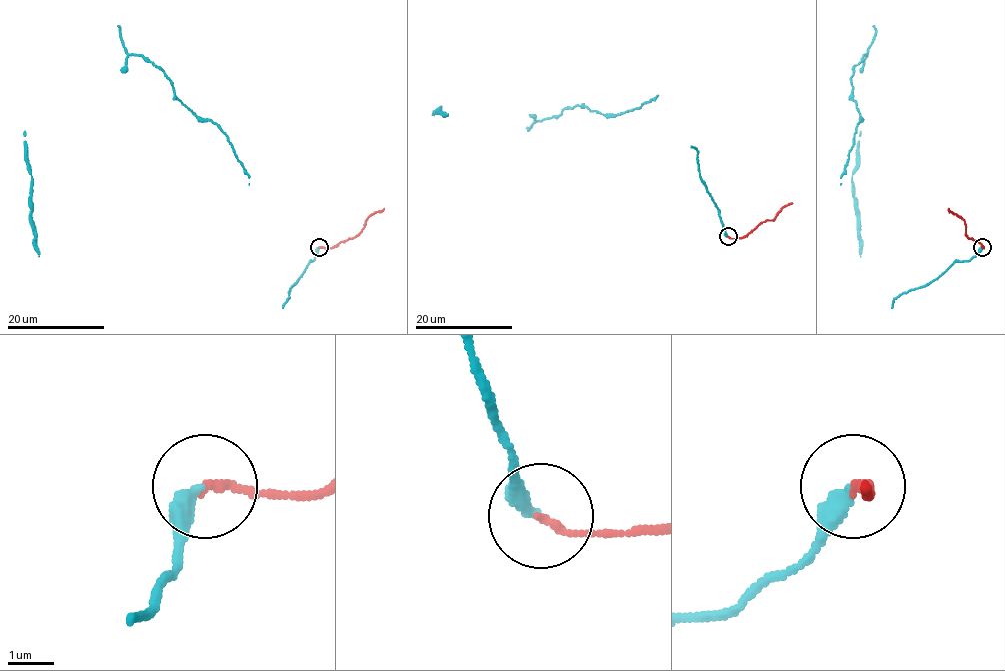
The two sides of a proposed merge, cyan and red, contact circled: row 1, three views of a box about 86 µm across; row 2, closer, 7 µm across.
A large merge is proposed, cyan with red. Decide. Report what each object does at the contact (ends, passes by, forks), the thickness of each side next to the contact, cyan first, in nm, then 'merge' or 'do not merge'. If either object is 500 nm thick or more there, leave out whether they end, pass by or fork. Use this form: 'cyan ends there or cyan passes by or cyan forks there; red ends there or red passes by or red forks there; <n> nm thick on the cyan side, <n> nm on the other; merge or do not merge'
cyan ends there; red ends there; 340 nm thick on the cyan side, 160 nm on the other; merge

